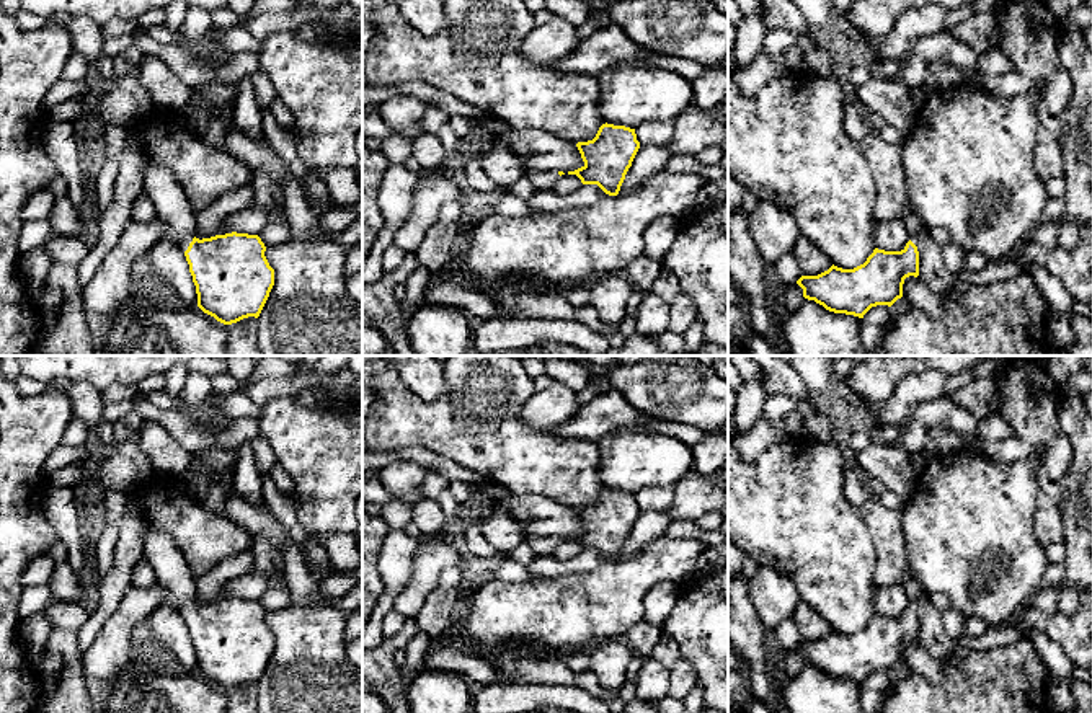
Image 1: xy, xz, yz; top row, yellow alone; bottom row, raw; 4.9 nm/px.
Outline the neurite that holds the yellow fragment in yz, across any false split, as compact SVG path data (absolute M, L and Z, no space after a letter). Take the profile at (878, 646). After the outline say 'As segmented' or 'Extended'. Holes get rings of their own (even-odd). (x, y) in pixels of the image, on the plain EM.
M906 569L904 587L909 607L901 617L875 613L867 627L854 635L831 631L818 641L801 641L797 649L803 662L815 666L826 675L863 684L877 671L891 672L903 662L903 649L909 641L919 641L919 597L922 584Z. Extended

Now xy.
M144 519L144 556L166 584L166 602L184 617L198 672L224 690L258 684L274 651L261 604L237 597L196 604L196 579L183 551L149 519Z. Extended

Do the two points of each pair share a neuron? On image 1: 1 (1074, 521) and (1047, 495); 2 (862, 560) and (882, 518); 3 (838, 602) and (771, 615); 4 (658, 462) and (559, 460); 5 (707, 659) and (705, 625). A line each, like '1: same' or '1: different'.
1: different
2: different
3: different
4: different
5: same

